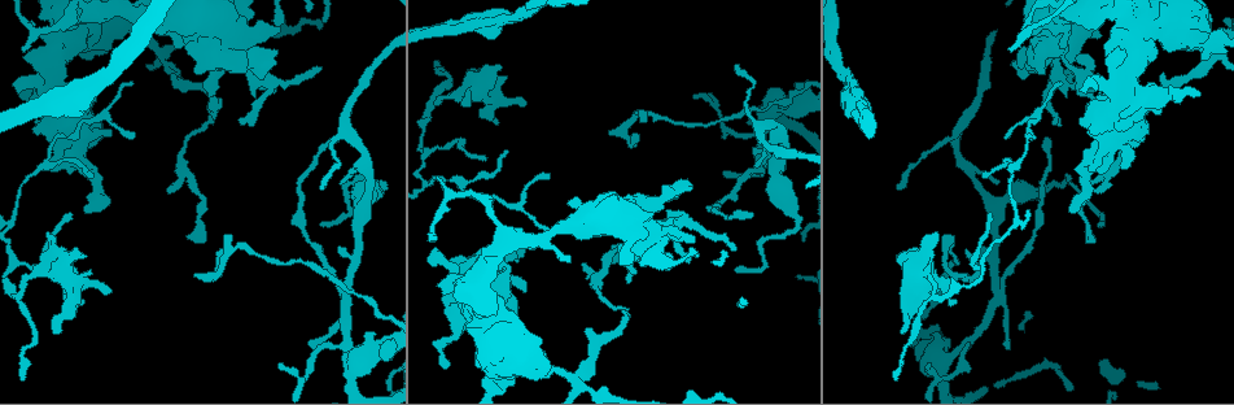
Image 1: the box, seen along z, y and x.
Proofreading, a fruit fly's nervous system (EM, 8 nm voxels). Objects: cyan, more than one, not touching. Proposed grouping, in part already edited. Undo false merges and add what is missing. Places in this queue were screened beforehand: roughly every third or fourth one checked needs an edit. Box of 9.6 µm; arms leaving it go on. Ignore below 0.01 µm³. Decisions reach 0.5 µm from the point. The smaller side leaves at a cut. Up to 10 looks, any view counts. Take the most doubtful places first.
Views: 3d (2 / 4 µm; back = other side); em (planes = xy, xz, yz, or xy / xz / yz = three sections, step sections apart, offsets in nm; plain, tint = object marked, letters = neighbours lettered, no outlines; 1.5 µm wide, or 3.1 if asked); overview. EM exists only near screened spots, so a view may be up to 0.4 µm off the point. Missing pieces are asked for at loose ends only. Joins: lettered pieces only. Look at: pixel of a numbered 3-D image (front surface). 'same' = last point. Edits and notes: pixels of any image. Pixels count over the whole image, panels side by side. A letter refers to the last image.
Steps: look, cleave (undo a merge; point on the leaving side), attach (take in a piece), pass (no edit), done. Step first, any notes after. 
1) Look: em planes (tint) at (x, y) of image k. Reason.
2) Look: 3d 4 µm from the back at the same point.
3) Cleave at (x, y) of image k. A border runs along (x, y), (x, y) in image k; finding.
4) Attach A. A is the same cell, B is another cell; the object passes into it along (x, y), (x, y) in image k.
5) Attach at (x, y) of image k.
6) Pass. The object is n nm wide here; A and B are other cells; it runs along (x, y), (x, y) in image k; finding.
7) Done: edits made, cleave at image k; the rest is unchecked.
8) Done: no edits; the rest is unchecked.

Look: 3d 2 µm at (234, 249) of image 1. Sharp bend.

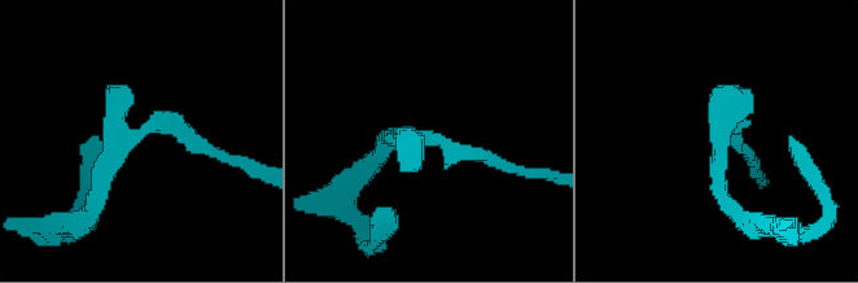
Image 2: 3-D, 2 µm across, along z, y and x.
Look: em planes (letters) at (137, 131) of image 2.

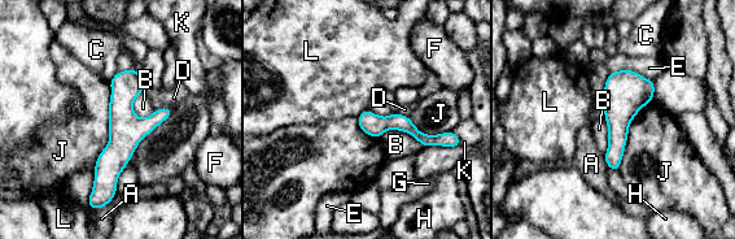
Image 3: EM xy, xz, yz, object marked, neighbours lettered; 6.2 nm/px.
Pass. The object is 140 nm wide here; A, B, C, D, E, F, G, H, J, K and L are other cells; one cell here.

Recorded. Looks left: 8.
Look: em yz step 8 (letters) at (1061, 83) of image 1.

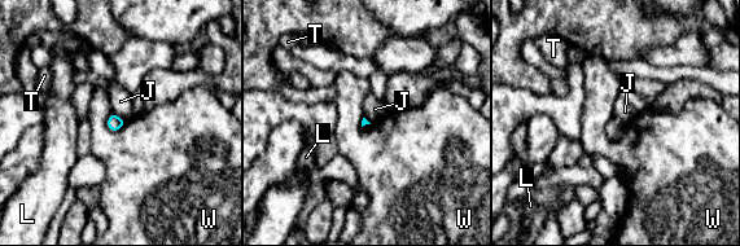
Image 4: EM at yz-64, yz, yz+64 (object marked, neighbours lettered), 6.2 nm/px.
Pass. J, L, T and W are other cells; a border runs along (126, 121), (115, 131), (105, 124) in image 4; no lettered piece goes on from it.

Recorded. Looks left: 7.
Look: 3d 2 µm at (436, 178) of image 1. Thin end.

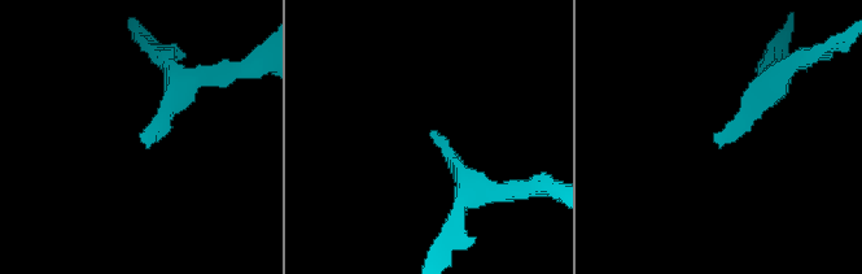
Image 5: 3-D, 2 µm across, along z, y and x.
Look: em planes (letters) at (144, 142) of image 5.

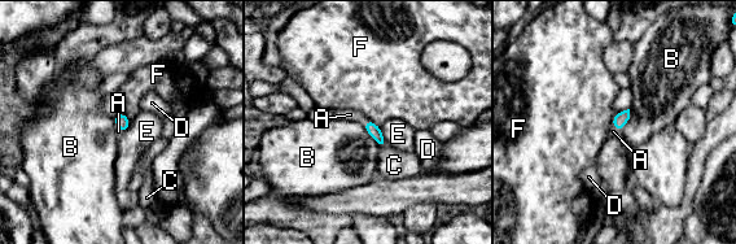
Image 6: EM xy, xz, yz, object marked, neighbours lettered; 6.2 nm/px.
Attach A. A is the same cell, B, C, D, E and F are other cells; the object passes into it along (373, 130), (364, 123), (350, 114) in image 6; the cell continues.

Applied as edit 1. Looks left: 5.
Look: em planes (letters) at (983, 265) of image 1. Branch point.

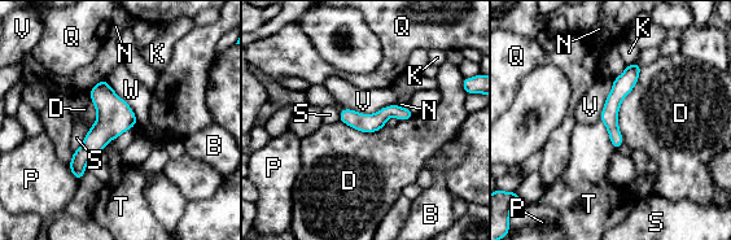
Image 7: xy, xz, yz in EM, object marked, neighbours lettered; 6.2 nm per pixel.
Pass. B, D, K, N, P, Q, S, T, V and W are other cells; a border runs along (642, 66), (618, 110), (622, 143) in image 7; all the same cell.

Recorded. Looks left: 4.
Done: edits made, attach at image 6; the rest is unchecked.

